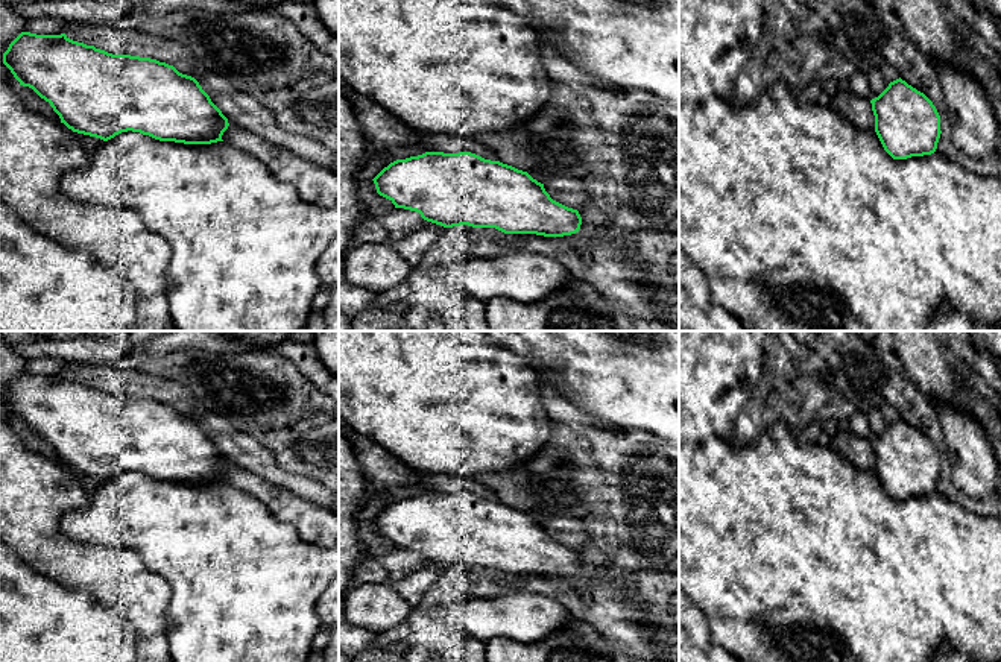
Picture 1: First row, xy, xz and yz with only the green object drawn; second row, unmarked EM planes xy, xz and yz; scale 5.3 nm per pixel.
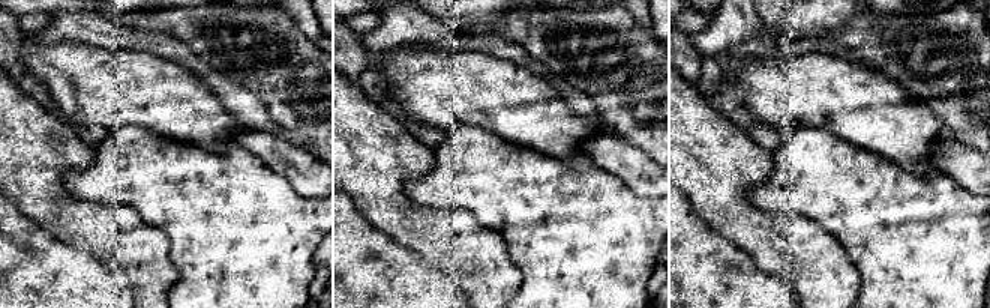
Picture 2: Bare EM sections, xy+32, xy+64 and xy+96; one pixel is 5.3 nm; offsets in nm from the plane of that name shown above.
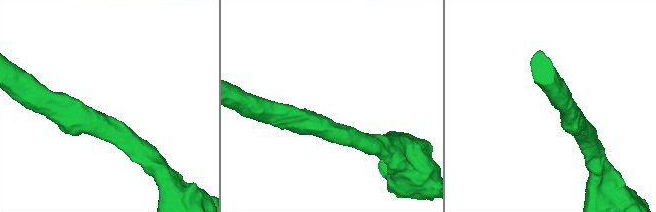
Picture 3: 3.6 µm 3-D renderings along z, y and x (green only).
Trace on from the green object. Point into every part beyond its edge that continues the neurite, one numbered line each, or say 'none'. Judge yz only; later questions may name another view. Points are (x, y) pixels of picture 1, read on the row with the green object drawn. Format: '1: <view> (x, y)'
none

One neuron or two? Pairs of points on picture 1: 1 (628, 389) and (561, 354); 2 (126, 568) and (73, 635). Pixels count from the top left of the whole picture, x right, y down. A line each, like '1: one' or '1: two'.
1: one
2: two

